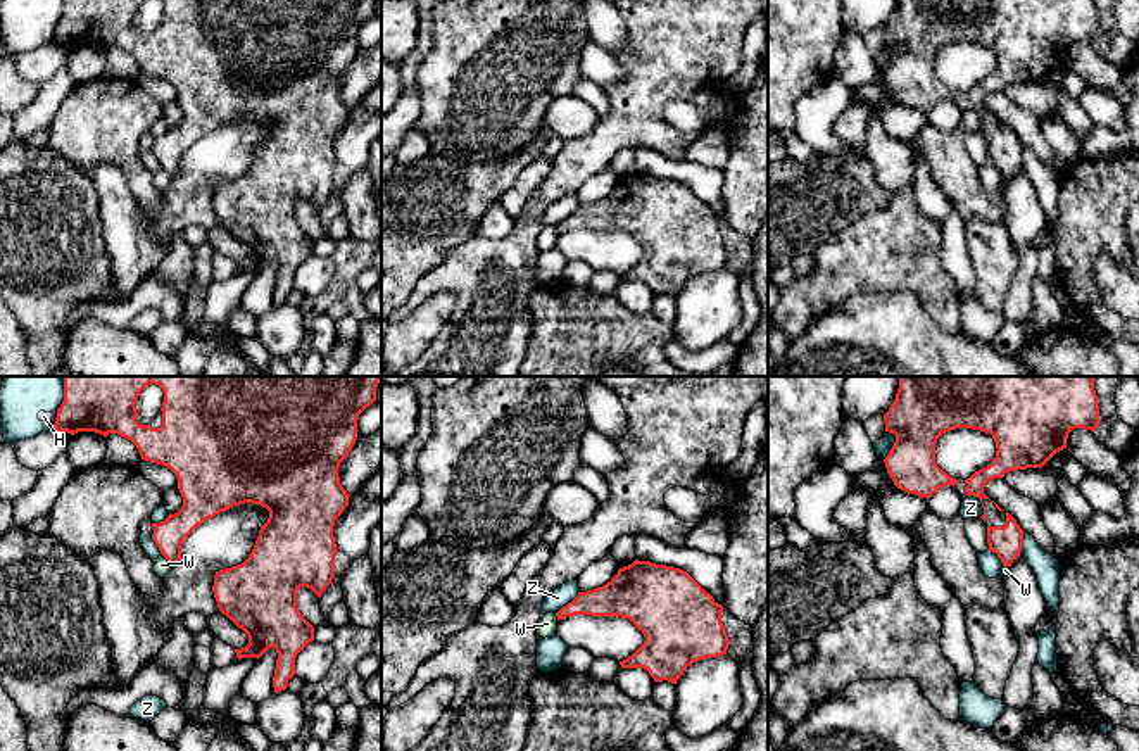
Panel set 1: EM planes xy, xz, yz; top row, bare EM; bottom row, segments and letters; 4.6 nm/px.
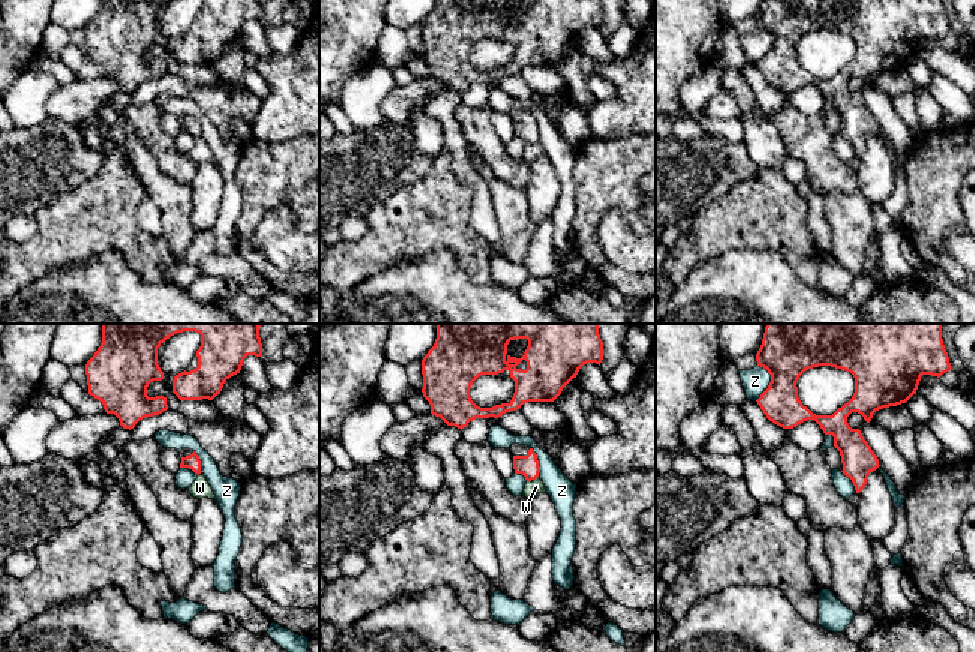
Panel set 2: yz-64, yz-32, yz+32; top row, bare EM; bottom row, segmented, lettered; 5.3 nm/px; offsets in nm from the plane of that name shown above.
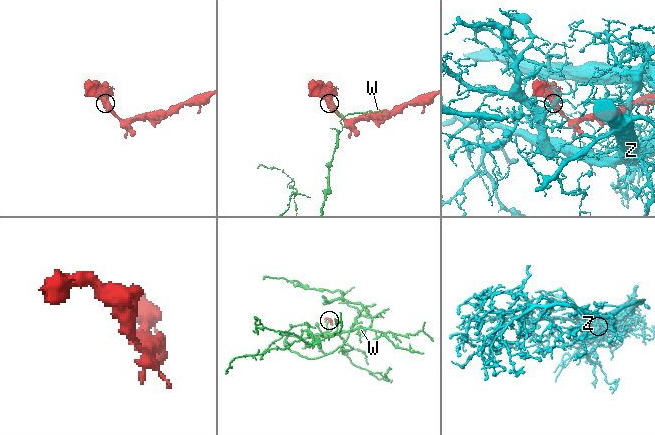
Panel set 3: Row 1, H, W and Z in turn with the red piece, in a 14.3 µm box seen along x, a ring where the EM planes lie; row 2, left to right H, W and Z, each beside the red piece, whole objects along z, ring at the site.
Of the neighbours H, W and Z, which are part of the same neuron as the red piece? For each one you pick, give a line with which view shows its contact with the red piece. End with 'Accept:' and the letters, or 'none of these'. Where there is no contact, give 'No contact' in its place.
Accept: none of these

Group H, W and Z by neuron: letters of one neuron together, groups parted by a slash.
H Z / W

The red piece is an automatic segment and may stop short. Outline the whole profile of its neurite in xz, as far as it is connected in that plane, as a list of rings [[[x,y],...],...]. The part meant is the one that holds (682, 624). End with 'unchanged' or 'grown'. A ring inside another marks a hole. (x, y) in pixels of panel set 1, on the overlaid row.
[[[635,559],[606,585],[578,592],[556,616],[628,618],[645,641],[621,668],[644,668],[654,682],[676,684],[692,663],[727,654],[721,611],[687,571]]] | unchanged

